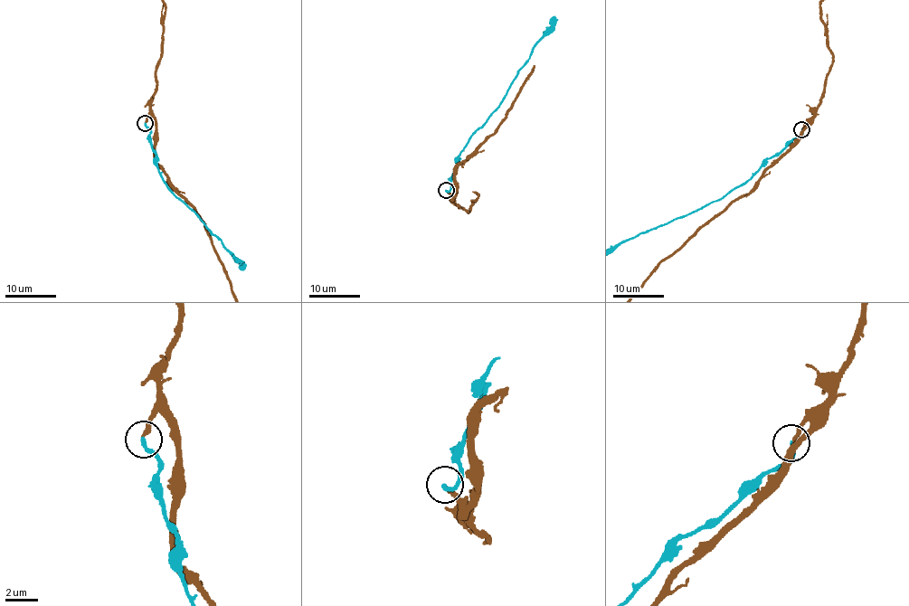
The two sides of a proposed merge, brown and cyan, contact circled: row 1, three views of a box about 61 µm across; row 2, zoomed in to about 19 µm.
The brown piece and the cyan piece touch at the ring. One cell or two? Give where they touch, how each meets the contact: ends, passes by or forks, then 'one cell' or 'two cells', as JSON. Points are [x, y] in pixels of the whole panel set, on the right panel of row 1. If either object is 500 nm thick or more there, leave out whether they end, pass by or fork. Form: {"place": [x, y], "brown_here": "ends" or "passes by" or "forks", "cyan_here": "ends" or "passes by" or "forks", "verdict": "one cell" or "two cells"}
{"place": [801, 129], "brown_here": "ends", "cyan_here": "ends", "verdict": "one cell"}

